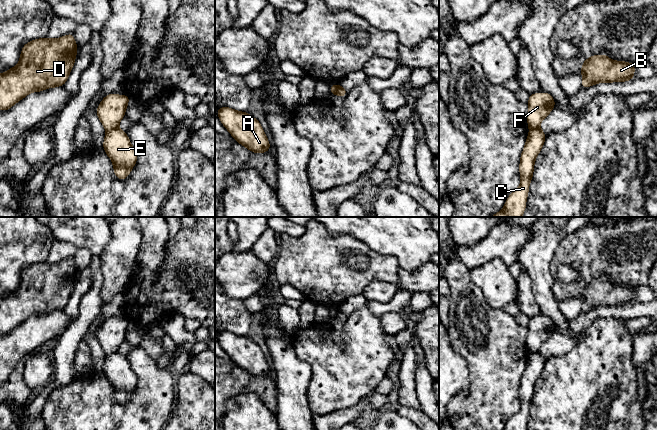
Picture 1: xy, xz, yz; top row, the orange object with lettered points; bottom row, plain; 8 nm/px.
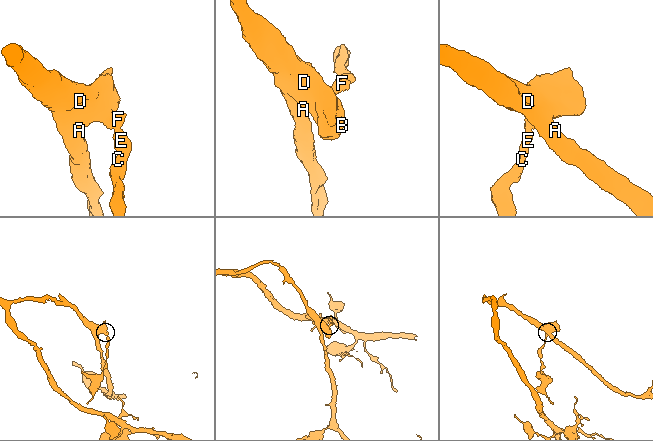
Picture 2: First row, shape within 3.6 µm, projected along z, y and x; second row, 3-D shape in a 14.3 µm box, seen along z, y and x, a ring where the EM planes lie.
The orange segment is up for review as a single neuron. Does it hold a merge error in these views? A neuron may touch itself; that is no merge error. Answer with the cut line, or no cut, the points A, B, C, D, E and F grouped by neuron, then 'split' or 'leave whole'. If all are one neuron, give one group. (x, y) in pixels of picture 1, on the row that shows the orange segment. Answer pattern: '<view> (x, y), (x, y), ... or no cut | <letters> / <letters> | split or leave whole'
xy (116, 126), (107, 131) | A B D F / C E | split

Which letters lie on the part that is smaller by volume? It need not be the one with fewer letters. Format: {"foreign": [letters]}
{"foreign": ["C", "E"]}

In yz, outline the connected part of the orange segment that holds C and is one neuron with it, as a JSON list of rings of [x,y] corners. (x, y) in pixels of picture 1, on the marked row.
[[[540,128],[529,131],[525,147],[520,157],[519,172],[521,183],[508,196],[504,208],[490,217],[522,217],[526,208],[529,184],[533,177],[534,162],[544,145],[545,139],[546,133]]]

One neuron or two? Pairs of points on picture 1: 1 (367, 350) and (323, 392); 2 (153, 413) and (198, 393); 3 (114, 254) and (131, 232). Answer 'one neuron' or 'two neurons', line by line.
1: one neuron
2: two neurons
3: one neuron

